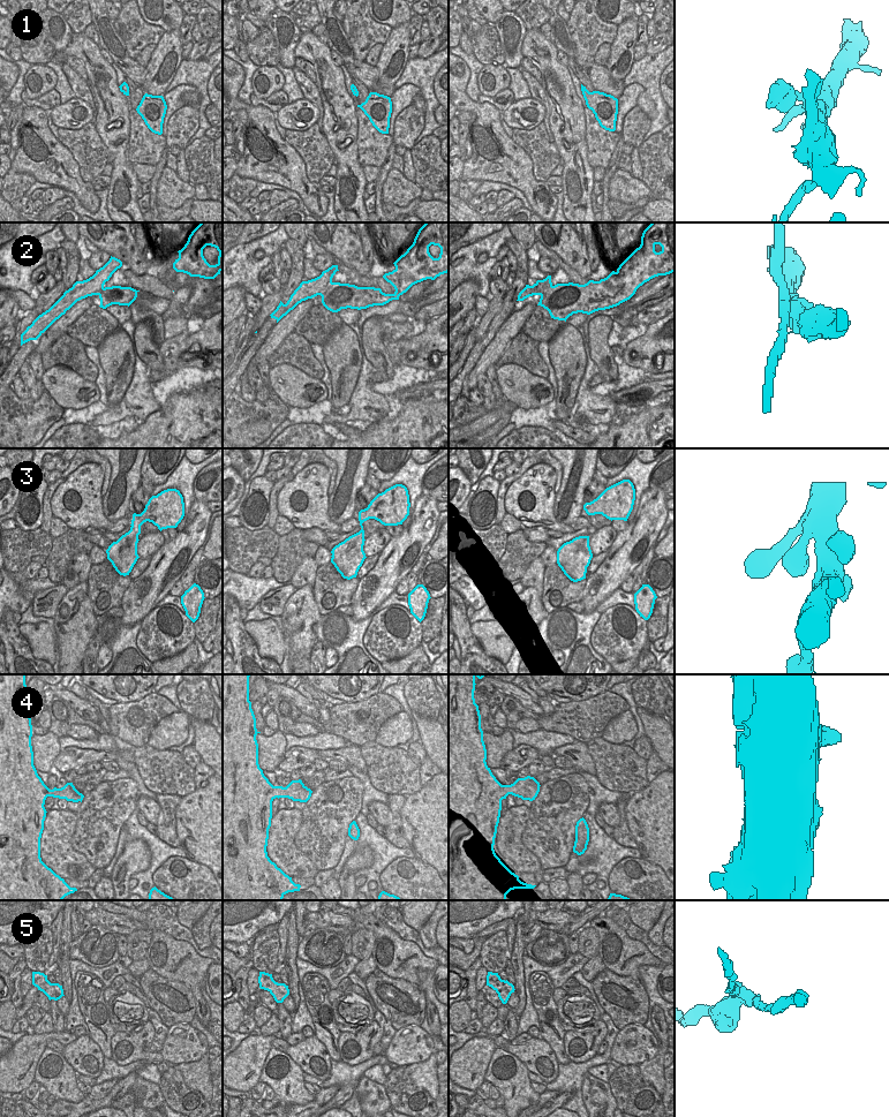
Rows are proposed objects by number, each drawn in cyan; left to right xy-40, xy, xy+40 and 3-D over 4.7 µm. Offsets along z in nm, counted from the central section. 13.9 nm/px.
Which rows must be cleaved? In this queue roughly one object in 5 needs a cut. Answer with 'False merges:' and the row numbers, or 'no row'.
False merges: 2

